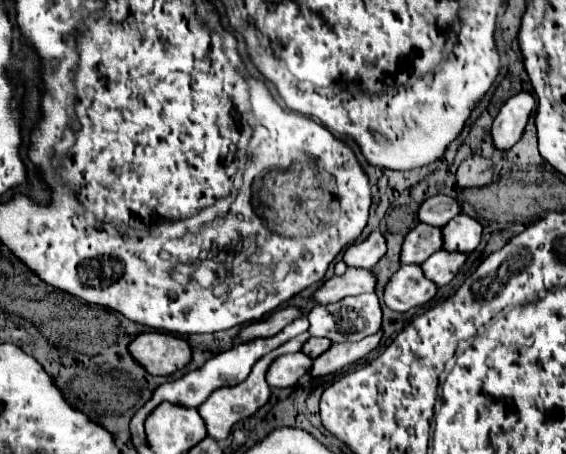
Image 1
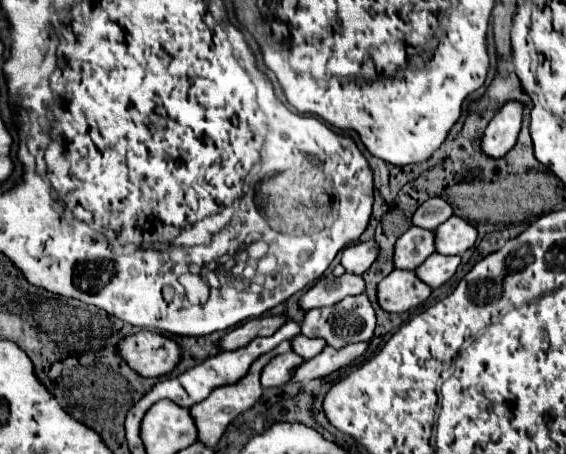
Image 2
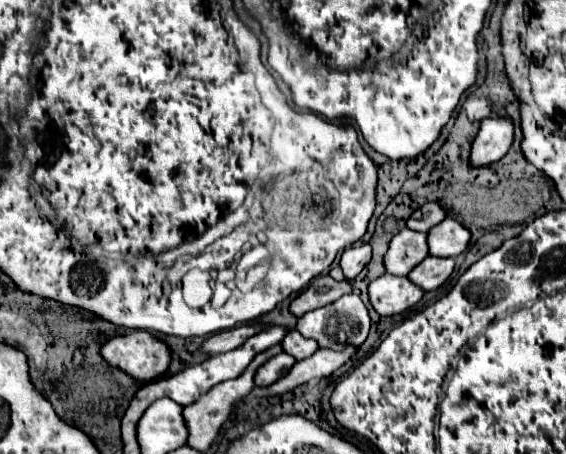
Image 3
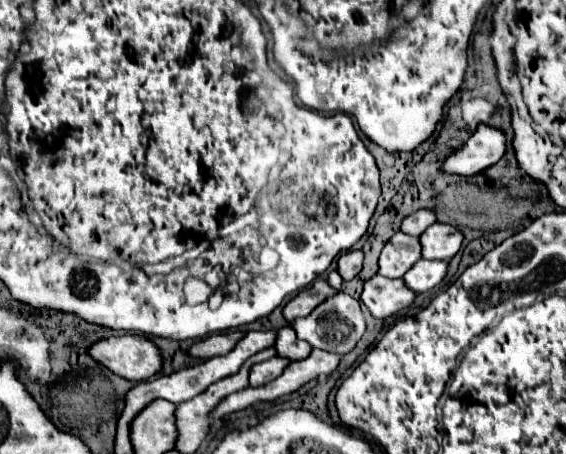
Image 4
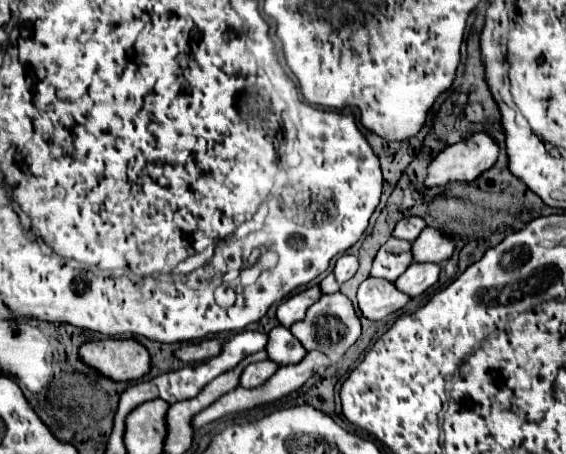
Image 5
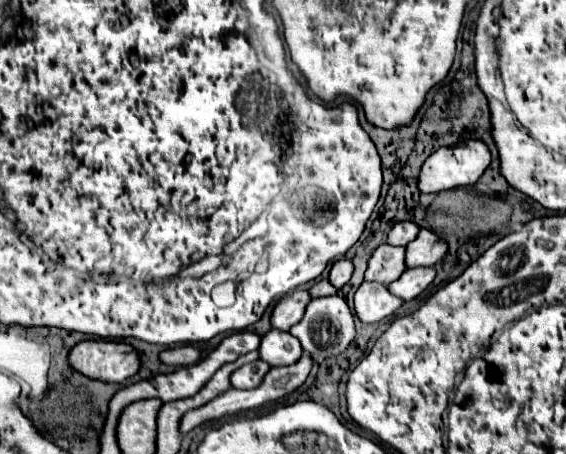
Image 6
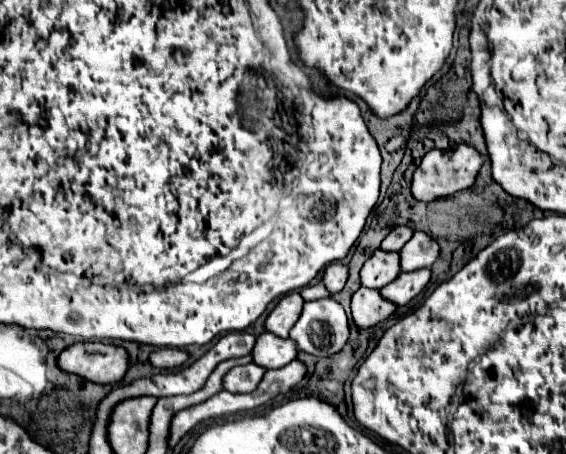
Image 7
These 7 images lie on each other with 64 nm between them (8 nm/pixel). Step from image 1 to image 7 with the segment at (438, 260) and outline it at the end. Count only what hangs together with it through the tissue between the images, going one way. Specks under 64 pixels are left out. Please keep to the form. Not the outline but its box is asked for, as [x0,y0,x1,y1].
[380,268,430,306]

